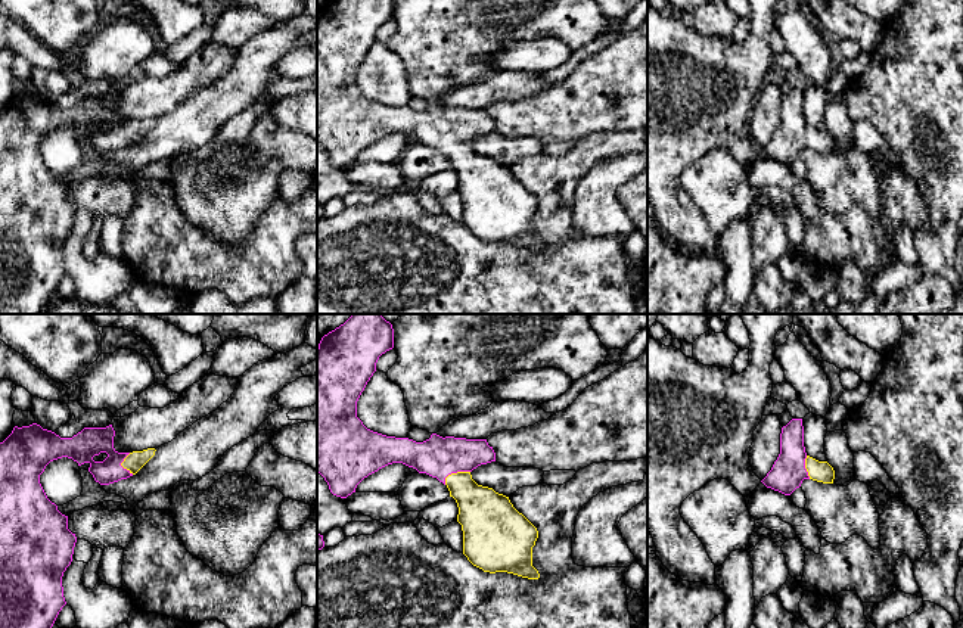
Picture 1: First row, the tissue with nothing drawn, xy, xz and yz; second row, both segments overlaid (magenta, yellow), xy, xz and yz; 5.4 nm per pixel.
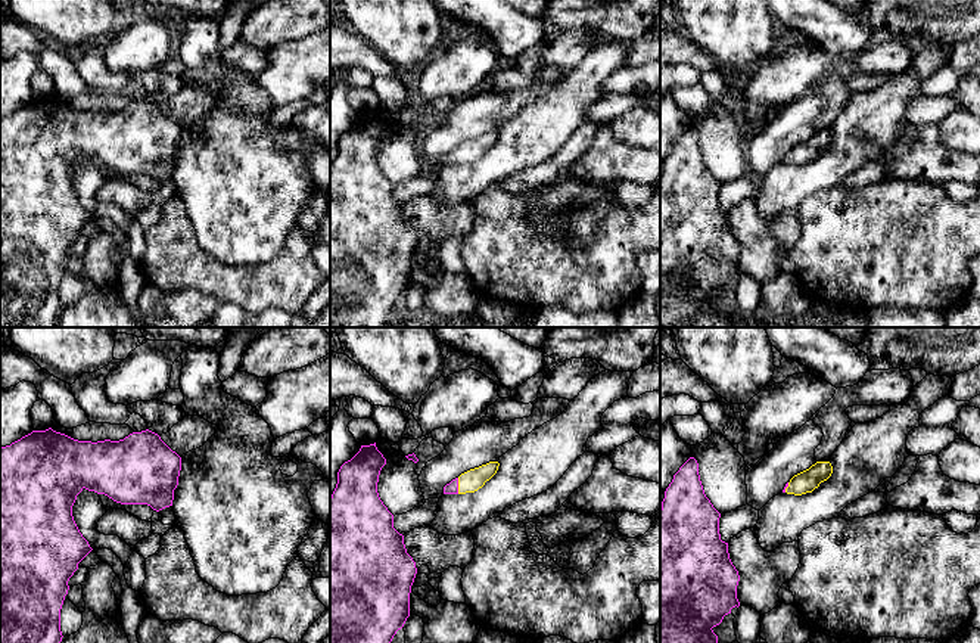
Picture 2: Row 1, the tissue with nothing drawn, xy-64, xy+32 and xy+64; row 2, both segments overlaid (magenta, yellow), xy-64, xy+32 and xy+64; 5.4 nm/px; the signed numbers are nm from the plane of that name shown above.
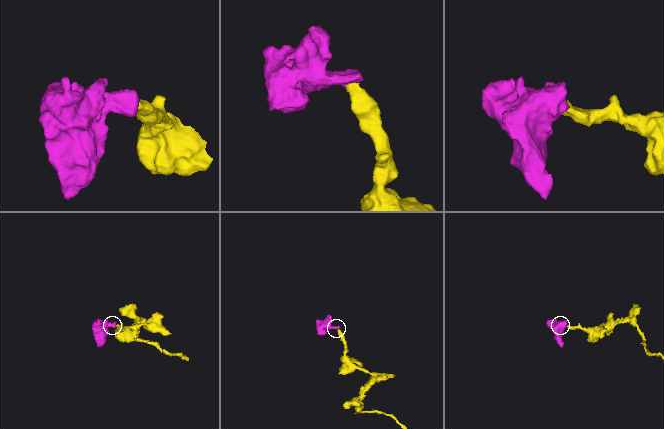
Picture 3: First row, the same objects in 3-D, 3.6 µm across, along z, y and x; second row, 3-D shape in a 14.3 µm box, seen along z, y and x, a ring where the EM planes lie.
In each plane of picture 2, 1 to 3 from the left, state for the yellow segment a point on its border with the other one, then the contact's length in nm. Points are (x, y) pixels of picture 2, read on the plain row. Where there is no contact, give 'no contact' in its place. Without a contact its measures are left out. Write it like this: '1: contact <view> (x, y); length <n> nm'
1: no contact
2: contact xy+32 (457, 155); length 90 nm
3: contact xy+64 (787, 155); length 60 nm

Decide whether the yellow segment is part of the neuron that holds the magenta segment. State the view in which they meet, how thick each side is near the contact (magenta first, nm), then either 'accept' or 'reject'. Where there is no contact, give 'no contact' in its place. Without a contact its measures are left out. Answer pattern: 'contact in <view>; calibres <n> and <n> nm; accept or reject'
contact in xz; calibres 220 and 240 nm; accept

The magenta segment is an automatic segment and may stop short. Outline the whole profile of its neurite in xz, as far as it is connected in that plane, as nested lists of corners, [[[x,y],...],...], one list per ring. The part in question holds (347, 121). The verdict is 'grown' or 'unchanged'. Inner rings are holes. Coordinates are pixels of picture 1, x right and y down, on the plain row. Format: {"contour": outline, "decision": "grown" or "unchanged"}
{"contour": [[[332,0],[321,7],[317,18],[317,142],[330,162],[341,168],[355,162],[364,147],[392,133],[403,133],[437,147],[457,172],[457,192],[462,195],[463,224],[467,230],[484,242],[538,249],[540,243],[532,236],[537,198],[513,177],[509,167],[472,149],[473,139],[496,131],[496,122],[487,109],[442,108],[432,103],[429,109],[416,112],[373,102],[357,87],[357,71],[376,41],[379,27],[392,18],[394,0]]], "decision": "grown"}

